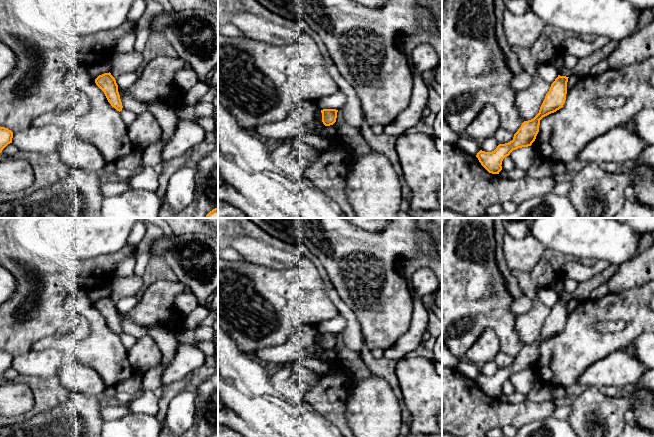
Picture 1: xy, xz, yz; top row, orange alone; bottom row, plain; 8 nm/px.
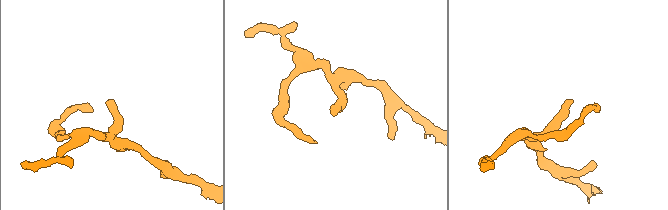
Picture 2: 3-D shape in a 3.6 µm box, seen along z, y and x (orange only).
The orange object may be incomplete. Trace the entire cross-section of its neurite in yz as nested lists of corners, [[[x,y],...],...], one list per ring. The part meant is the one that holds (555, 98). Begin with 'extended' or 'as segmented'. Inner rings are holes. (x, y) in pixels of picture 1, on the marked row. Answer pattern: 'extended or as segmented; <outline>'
as segmented; [[[558,75],[551,84],[539,113],[533,119],[522,123],[521,127],[514,134],[512,141],[499,144],[492,152],[480,150],[477,153],[476,157],[489,173],[499,174],[502,170],[501,165],[505,157],[509,156],[513,150],[532,145],[539,132],[540,120],[563,107],[566,100],[568,78],[569,77]]]

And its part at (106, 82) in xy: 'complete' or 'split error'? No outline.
complete

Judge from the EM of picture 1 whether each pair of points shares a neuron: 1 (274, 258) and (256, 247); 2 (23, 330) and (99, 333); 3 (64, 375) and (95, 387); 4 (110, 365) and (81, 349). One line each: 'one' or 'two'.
1: one
2: two
3: one
4: one

